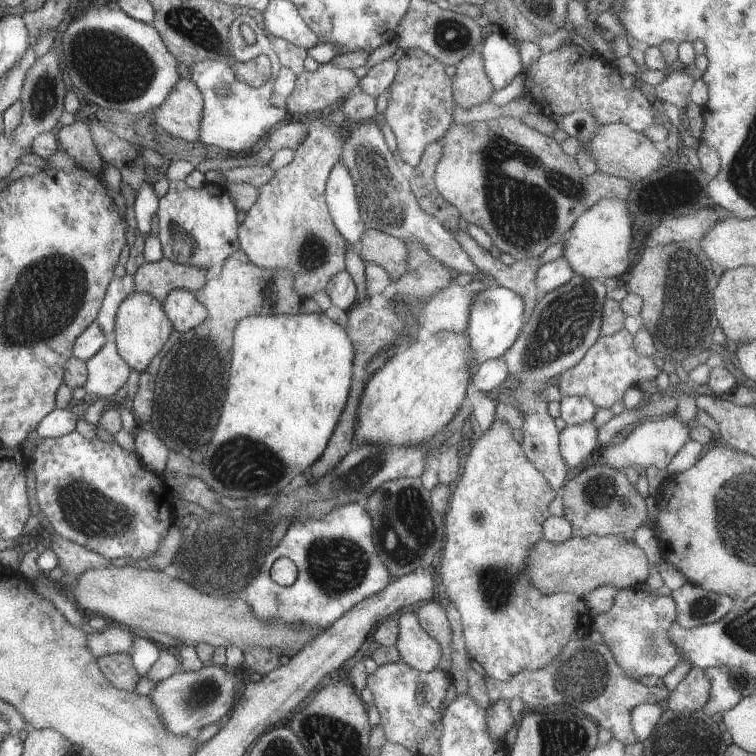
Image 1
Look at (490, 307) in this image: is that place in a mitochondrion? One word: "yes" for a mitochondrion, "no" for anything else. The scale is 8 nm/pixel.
yes

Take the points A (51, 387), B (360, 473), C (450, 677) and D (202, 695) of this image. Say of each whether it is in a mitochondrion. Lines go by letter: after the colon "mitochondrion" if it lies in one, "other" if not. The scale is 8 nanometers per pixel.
A: other
B: mitochondrion
C: other
D: mitochondrion

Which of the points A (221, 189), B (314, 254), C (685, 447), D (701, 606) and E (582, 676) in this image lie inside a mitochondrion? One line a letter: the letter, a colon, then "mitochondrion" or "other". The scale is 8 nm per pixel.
A: other
B: mitochondrion
C: other
D: mitochondrion
E: mitochondrion

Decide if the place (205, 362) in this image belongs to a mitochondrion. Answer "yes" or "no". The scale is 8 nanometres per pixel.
yes

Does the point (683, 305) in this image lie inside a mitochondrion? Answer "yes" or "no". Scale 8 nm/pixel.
yes

